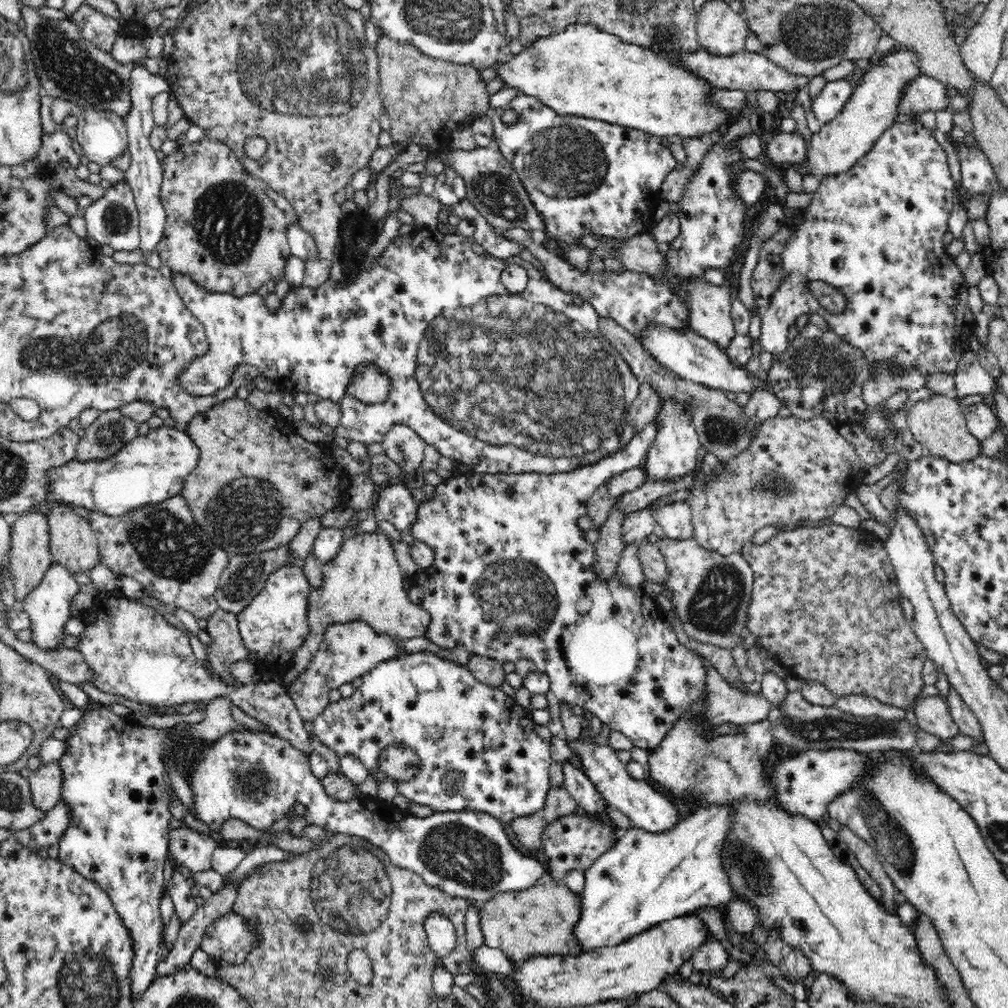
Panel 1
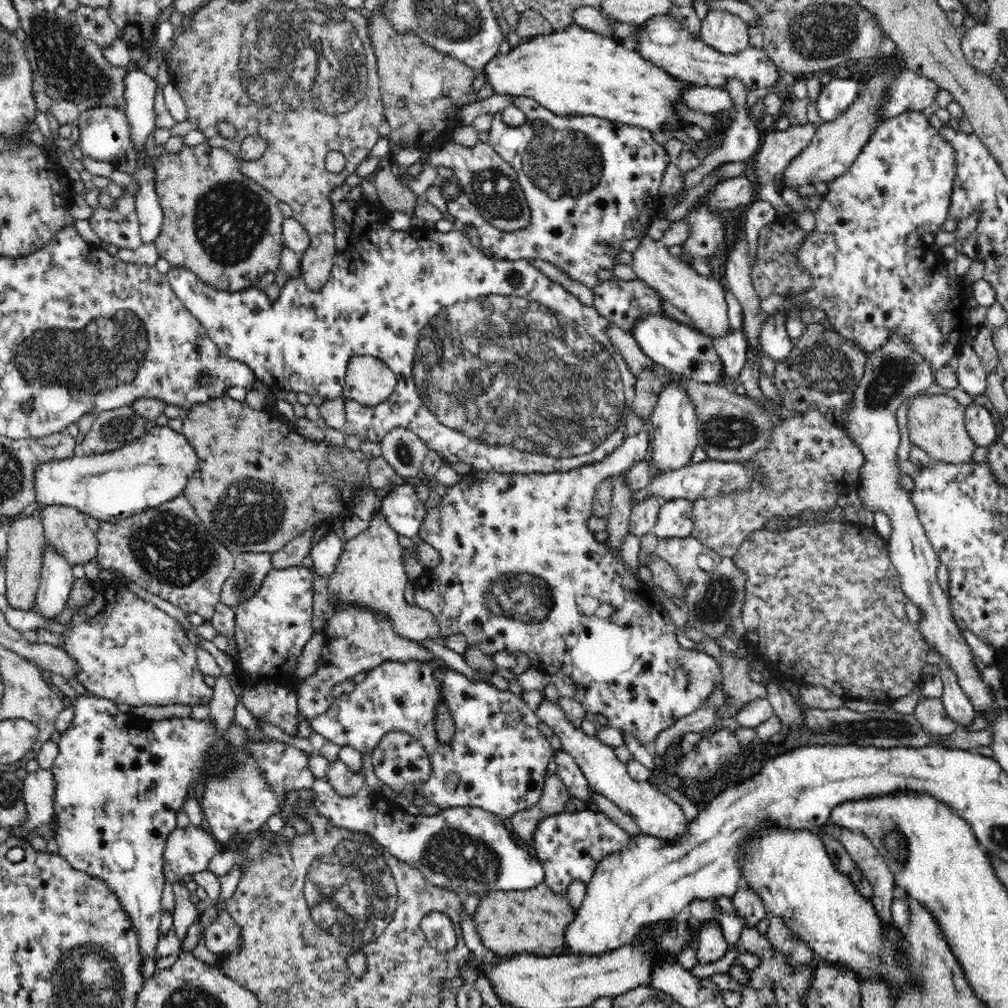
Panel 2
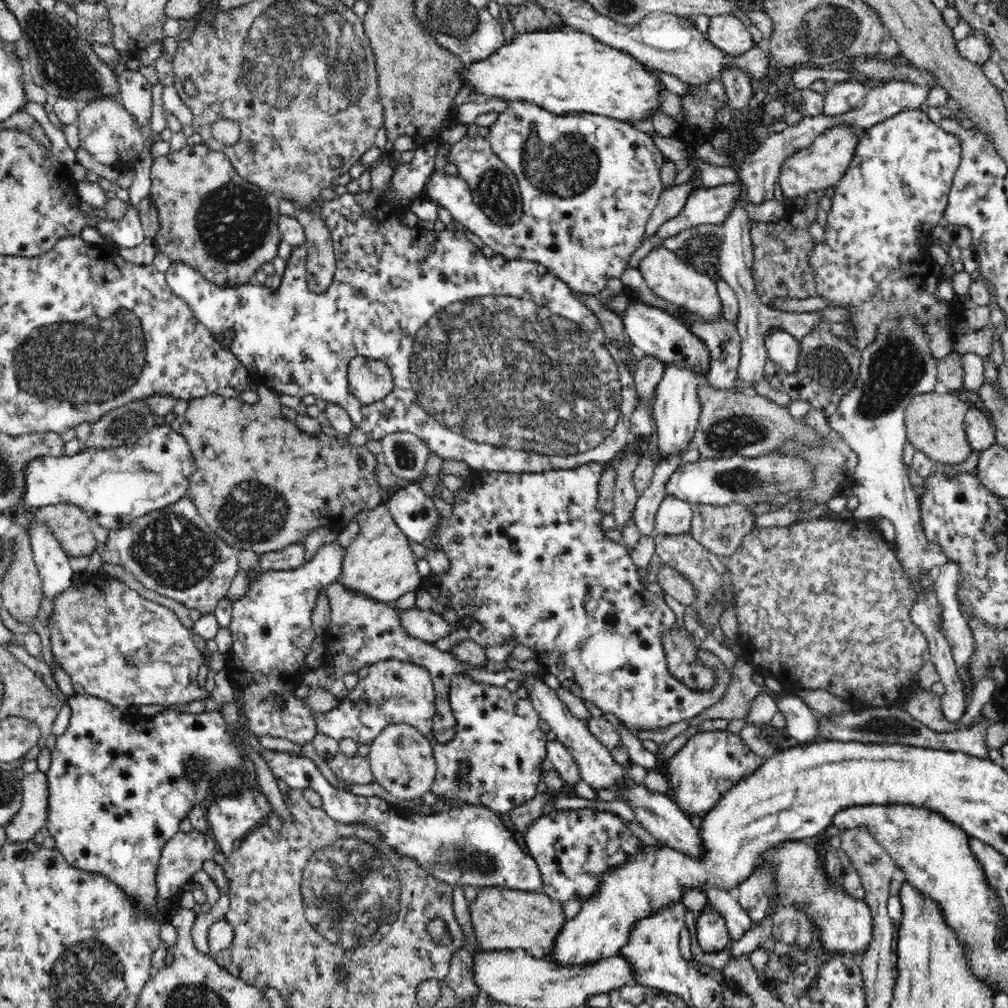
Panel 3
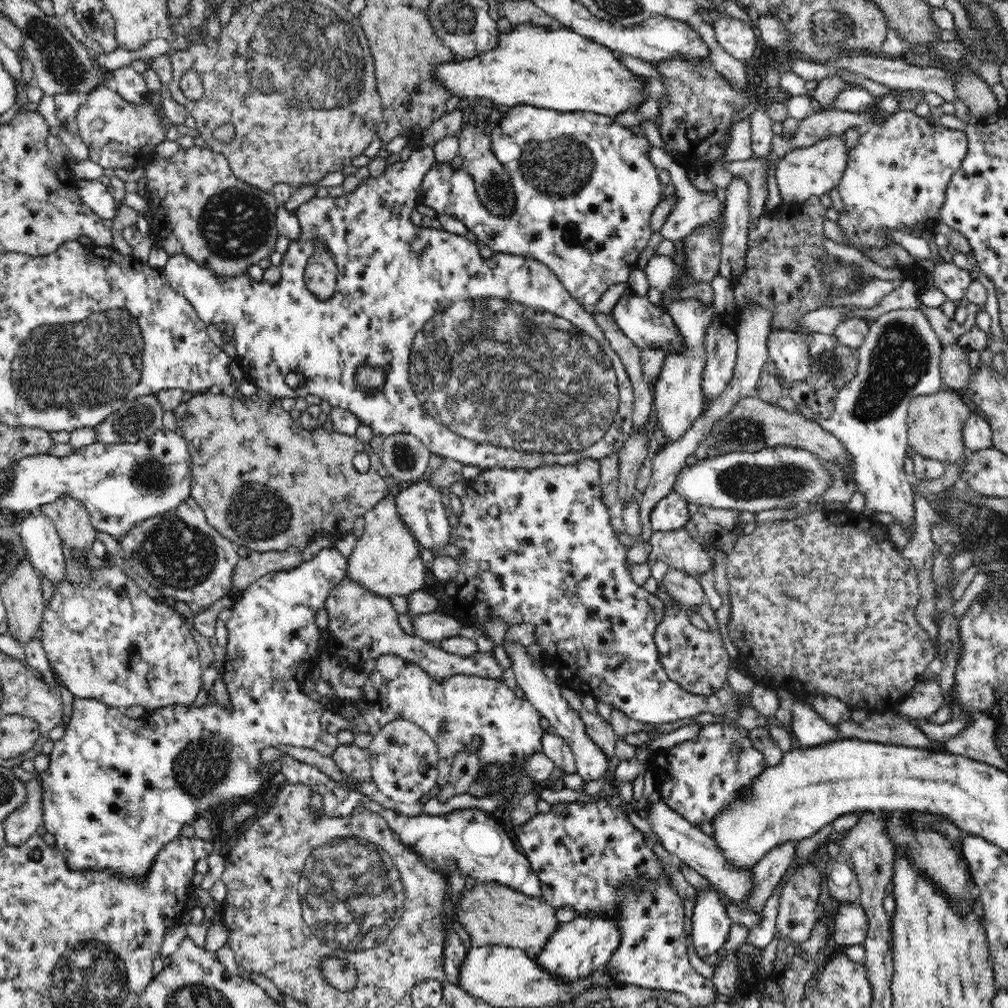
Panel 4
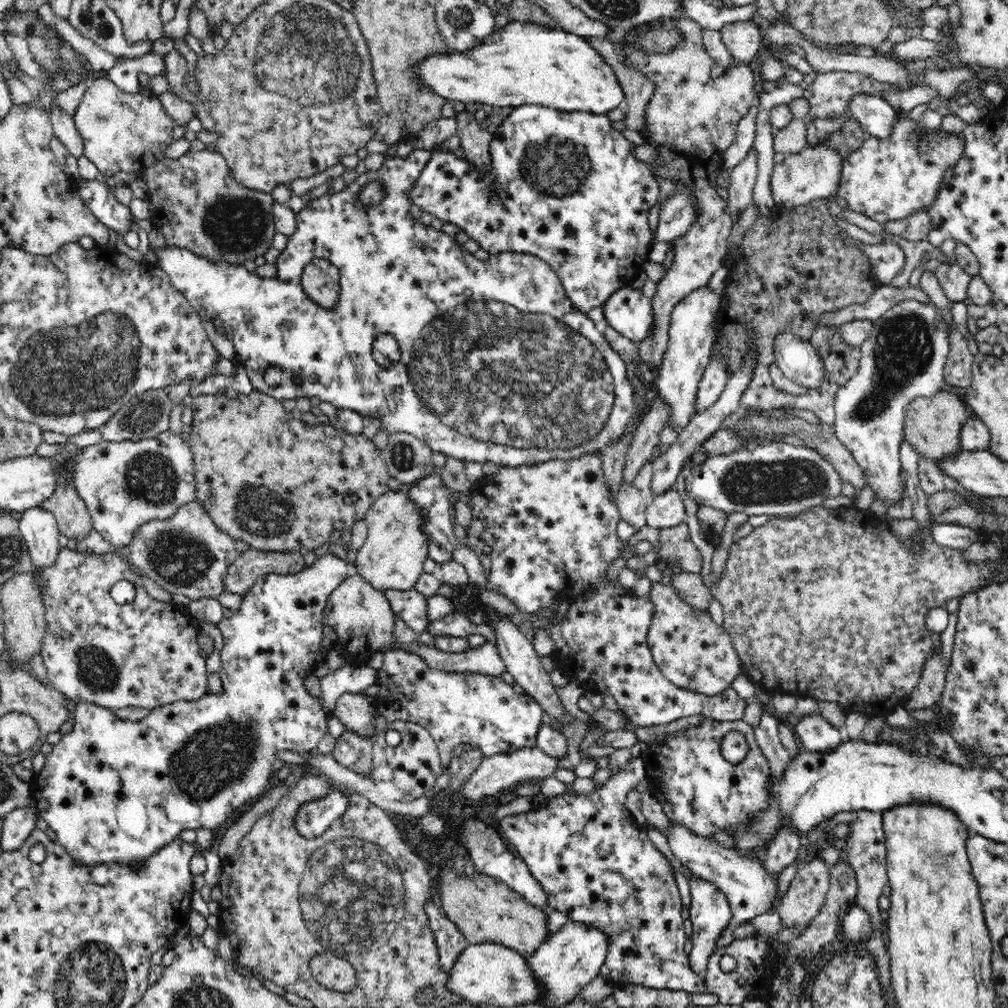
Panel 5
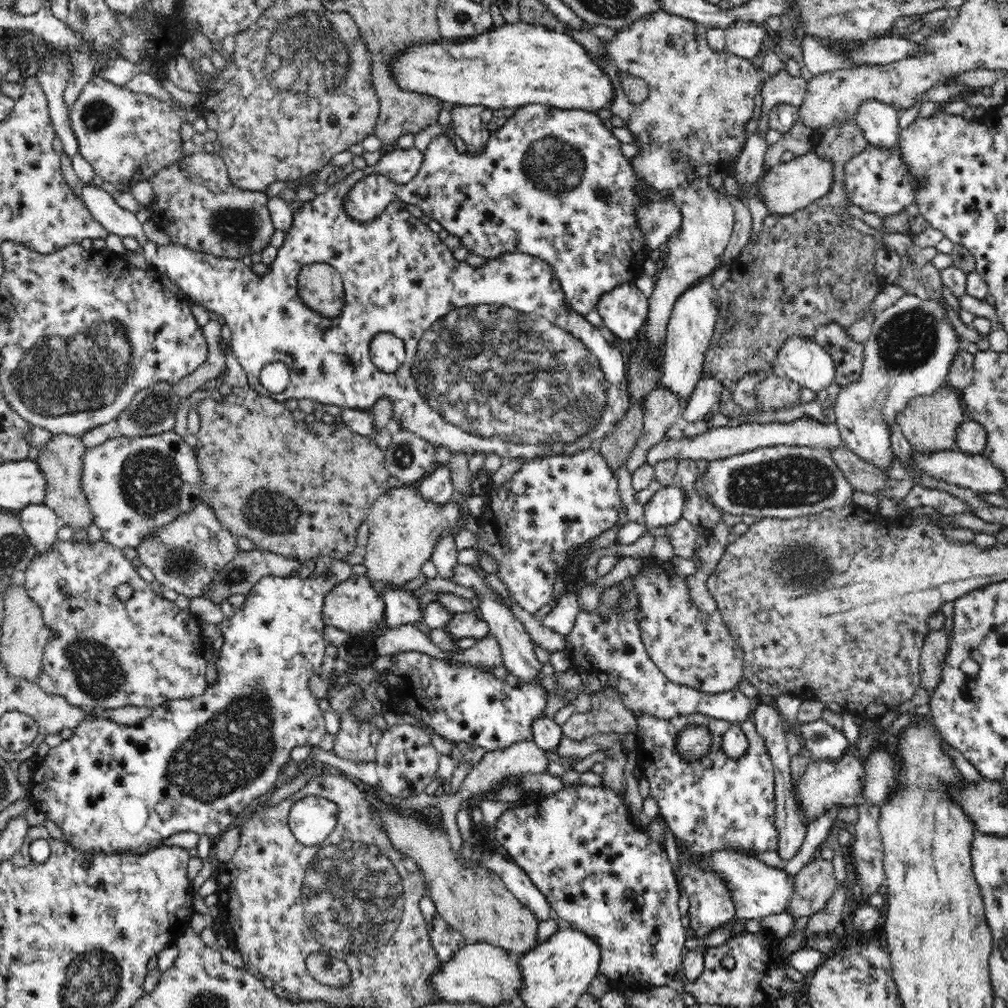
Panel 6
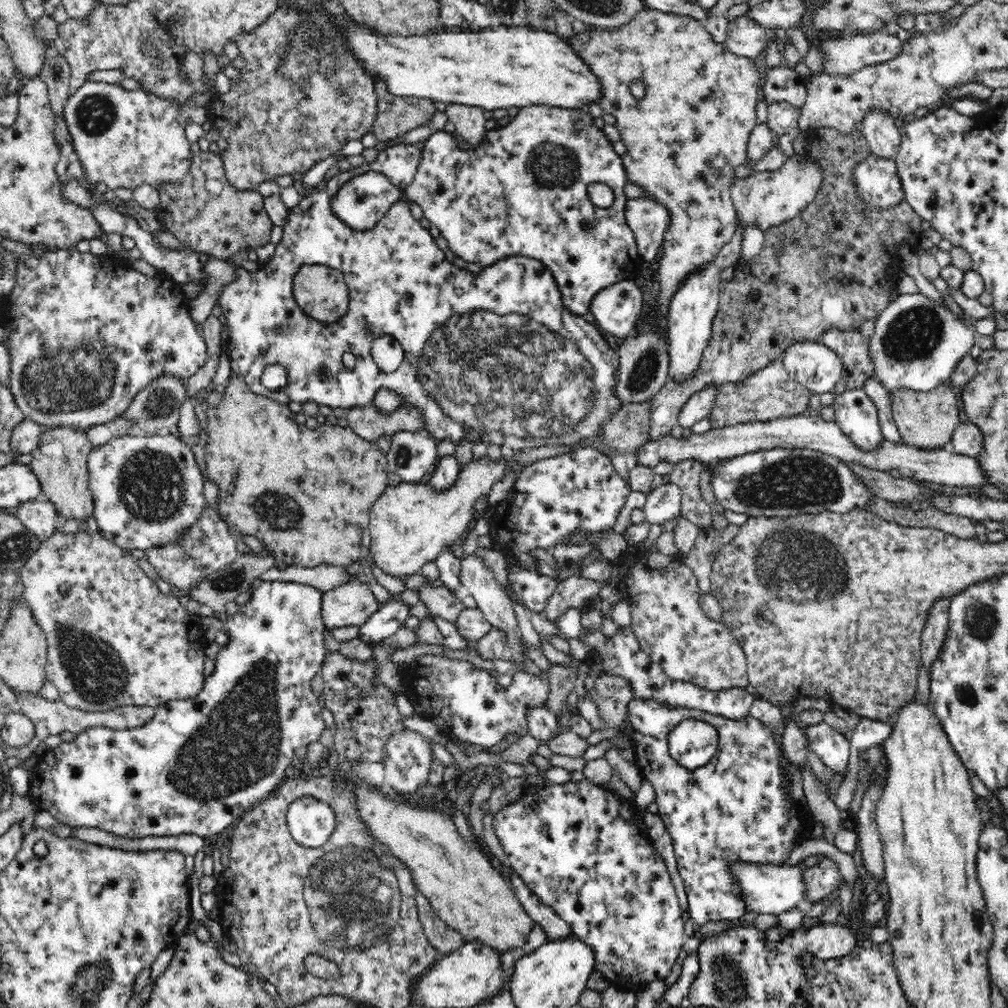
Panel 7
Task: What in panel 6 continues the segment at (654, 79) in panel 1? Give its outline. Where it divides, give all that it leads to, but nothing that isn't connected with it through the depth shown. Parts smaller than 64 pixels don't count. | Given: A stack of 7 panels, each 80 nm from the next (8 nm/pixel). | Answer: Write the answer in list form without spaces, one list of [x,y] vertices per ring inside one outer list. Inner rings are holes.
[[[519,21],[494,27],[483,35],[471,36],[463,42],[442,38],[440,44],[420,43],[420,48],[408,47],[408,52],[396,60],[396,80],[408,92],[434,96],[454,105],[482,105],[493,111],[520,108],[530,104],[543,104],[564,110],[602,110],[615,99],[616,88],[611,77],[595,64],[591,52],[562,30],[552,30],[541,25]]]

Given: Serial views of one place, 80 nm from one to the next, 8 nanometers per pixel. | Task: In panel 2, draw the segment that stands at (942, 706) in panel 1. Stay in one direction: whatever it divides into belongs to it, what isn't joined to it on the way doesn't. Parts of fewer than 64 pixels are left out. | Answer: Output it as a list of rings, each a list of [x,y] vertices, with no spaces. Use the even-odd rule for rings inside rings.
[[[915,697],[910,703],[913,715],[922,723],[925,731],[935,735],[950,735],[958,730],[958,725],[943,708],[941,698]]]

